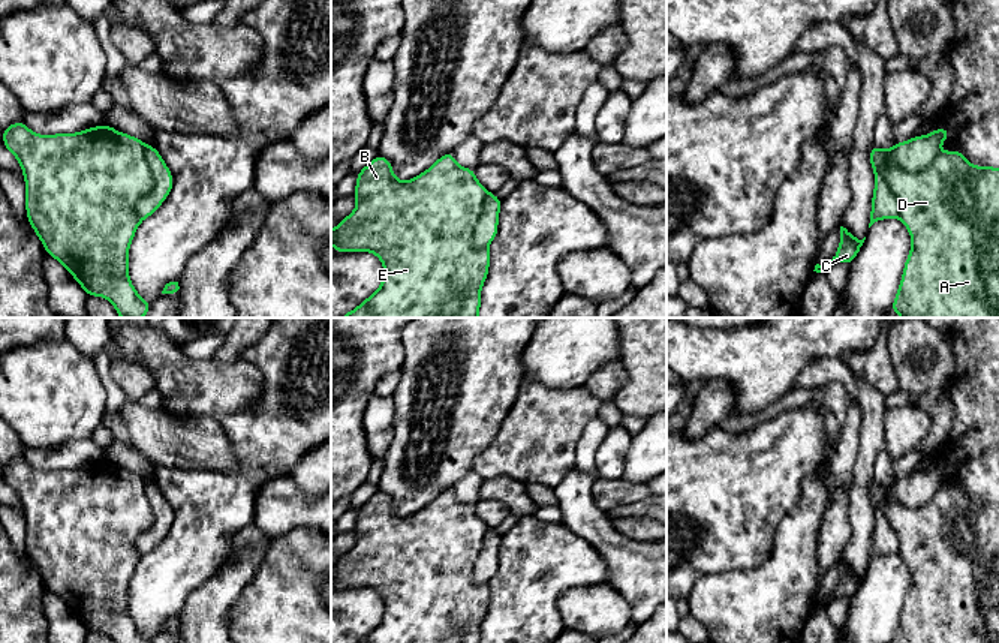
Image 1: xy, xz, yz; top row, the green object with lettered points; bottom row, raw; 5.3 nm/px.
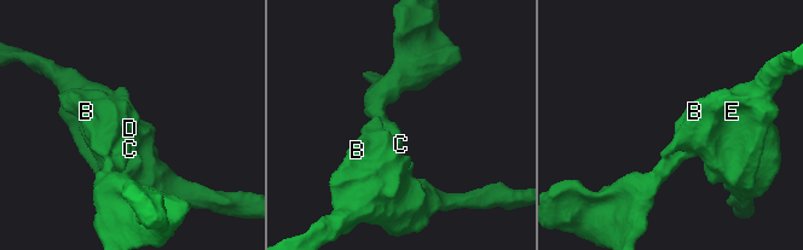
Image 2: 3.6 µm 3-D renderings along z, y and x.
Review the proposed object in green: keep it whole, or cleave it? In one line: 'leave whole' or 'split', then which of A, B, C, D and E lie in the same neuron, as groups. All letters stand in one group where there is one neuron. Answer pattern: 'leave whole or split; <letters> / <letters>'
split; A B D E / C

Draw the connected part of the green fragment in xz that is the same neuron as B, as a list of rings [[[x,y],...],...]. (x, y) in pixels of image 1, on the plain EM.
[[[452,487],[440,492],[427,507],[400,517],[391,496],[377,490],[356,510],[355,546],[331,565],[337,589],[371,588],[383,598],[382,621],[358,643],[481,643],[481,625],[488,612],[488,585],[472,582],[473,565],[490,528],[476,516],[475,505],[455,498]]]

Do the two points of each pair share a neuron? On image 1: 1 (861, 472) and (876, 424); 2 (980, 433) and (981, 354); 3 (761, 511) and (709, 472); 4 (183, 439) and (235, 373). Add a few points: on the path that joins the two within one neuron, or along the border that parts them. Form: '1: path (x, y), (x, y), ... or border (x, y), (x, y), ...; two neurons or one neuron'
1: path (864, 460), (872, 436); one neuron
2: path (981, 414), (981, 373); one neuron
3: path (748, 498), (740, 490), (727, 490), (722, 486); one neuron
4: border (168, 409), (177, 414), (210, 414), (216, 417); two neurons

